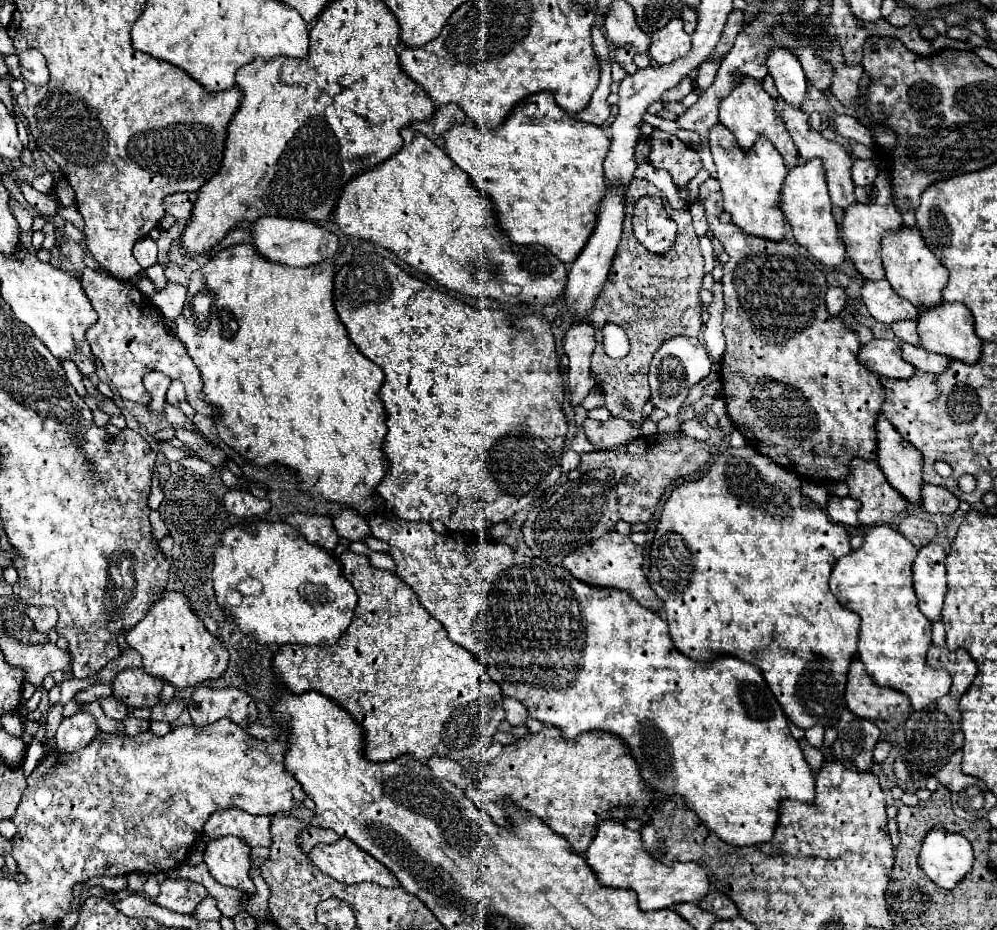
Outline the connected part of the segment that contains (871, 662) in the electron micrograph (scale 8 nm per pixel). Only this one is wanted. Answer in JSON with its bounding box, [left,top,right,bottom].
[829,525,949,711]

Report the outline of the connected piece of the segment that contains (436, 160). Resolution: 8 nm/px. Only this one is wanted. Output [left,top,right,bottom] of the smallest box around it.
[333,127,567,305]

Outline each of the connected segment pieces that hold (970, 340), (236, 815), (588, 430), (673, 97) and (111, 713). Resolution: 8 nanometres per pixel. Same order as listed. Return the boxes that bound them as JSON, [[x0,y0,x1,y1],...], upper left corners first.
[[917,303,981,363],[203,809,271,847],[583,417,643,451],[661,77,693,107],[101,697,129,721]]

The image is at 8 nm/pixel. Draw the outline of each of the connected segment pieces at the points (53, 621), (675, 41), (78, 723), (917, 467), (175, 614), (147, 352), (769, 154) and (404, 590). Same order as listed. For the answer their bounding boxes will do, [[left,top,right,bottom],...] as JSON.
[[27,605,59,633],[649,17,691,65],[57,711,99,753],[877,415,923,505],[125,593,229,689],[81,267,213,417],[709,123,787,241],[271,551,505,763]]

